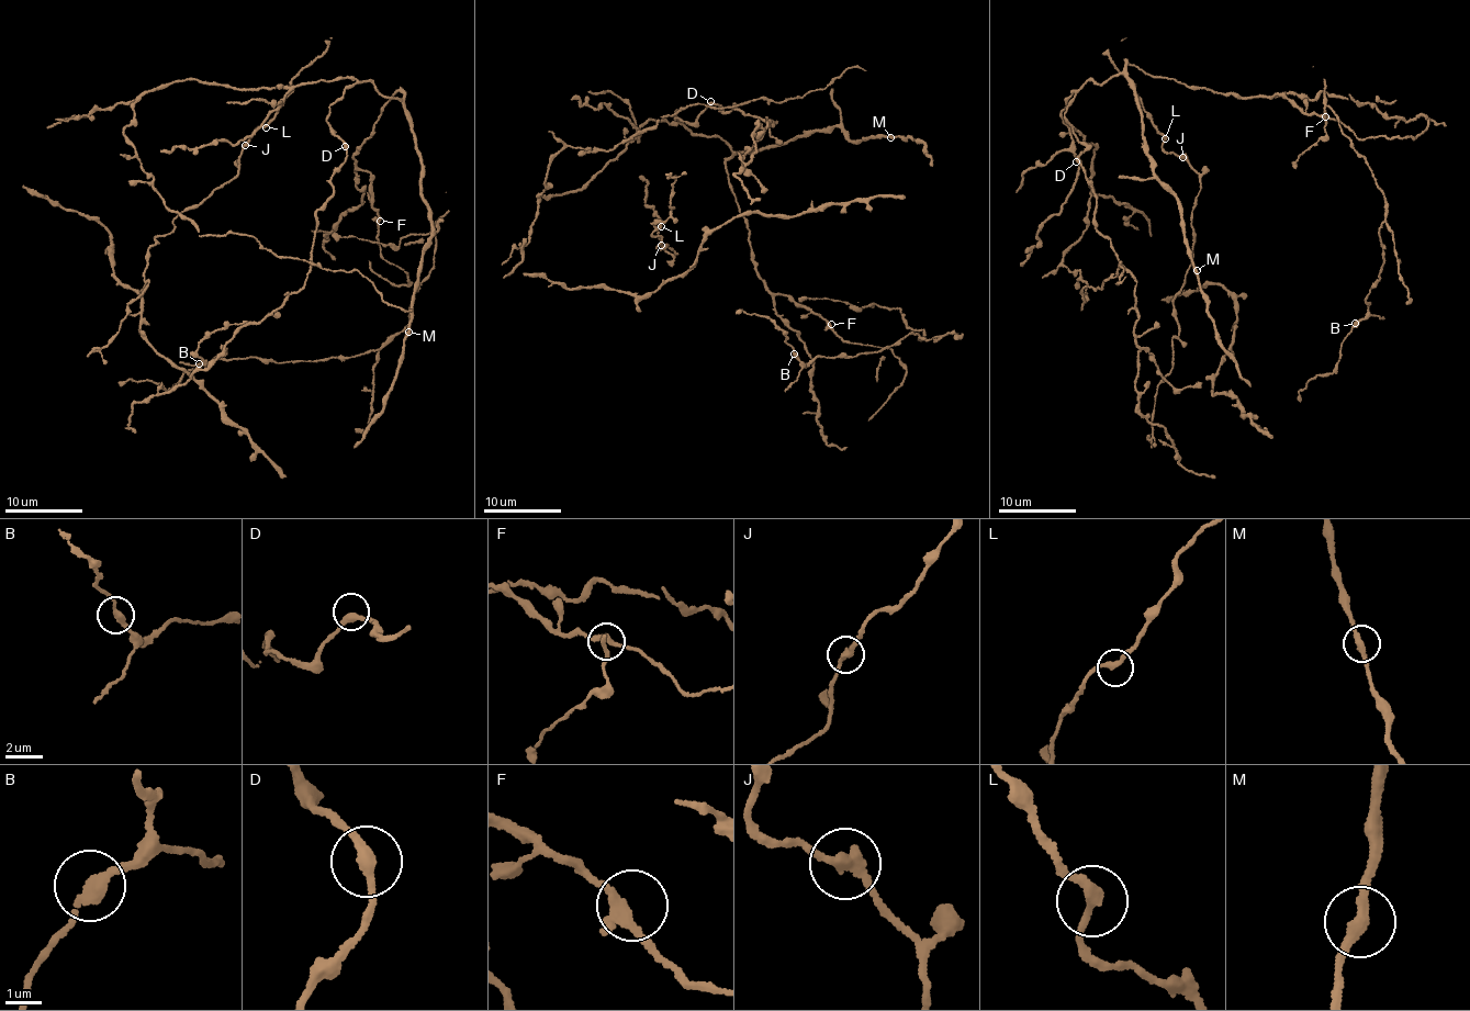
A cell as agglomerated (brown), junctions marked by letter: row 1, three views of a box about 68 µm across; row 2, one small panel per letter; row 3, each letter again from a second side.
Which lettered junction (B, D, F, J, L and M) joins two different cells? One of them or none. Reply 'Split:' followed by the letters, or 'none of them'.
Split: B

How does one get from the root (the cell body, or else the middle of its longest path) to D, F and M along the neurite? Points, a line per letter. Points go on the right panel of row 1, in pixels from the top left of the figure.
D: (1076, 138), (1086, 149), (1076, 161)
F: (1076, 138), (1067, 107), (1085, 83), (1100, 83), (1128, 63), (1225, 94), (1278, 93), (1325, 116)
M: (1076, 138), (1065, 111), (1078, 90), (1091, 79), (1100, 83), (1126, 76), (1151, 170), (1175, 198), (1197, 270)

